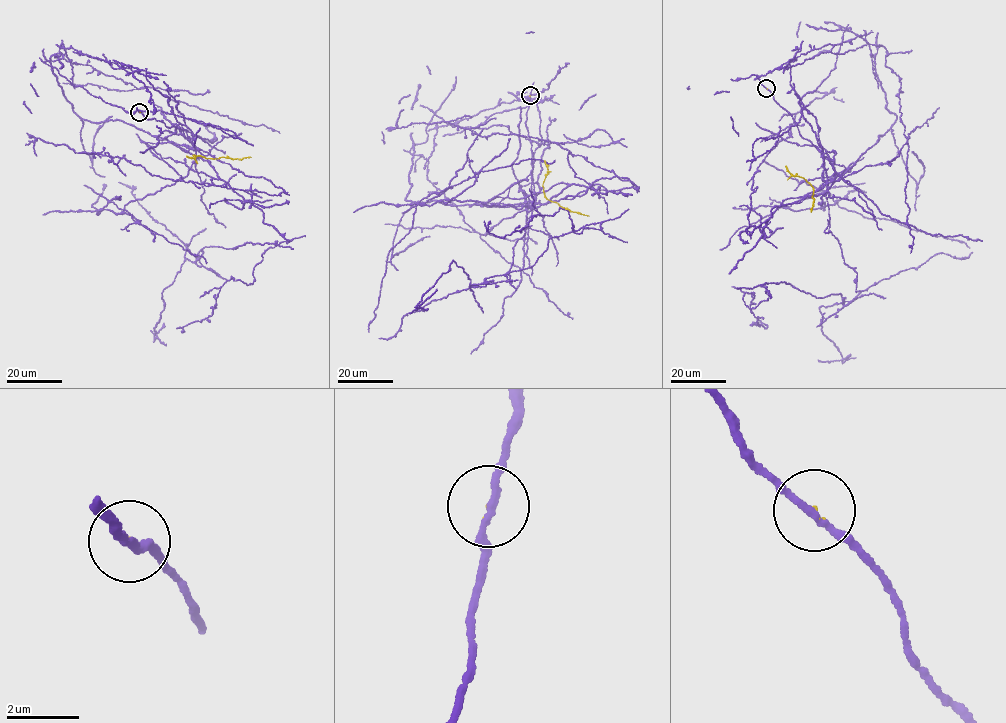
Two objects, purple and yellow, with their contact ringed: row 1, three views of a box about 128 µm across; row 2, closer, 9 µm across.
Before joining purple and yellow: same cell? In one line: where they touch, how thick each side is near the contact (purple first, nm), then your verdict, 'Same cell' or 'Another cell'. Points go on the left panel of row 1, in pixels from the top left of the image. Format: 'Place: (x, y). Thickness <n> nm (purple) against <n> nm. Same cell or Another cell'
Place: (139, 112). Thickness 180 nm (purple) against 50 nm. Another cell

